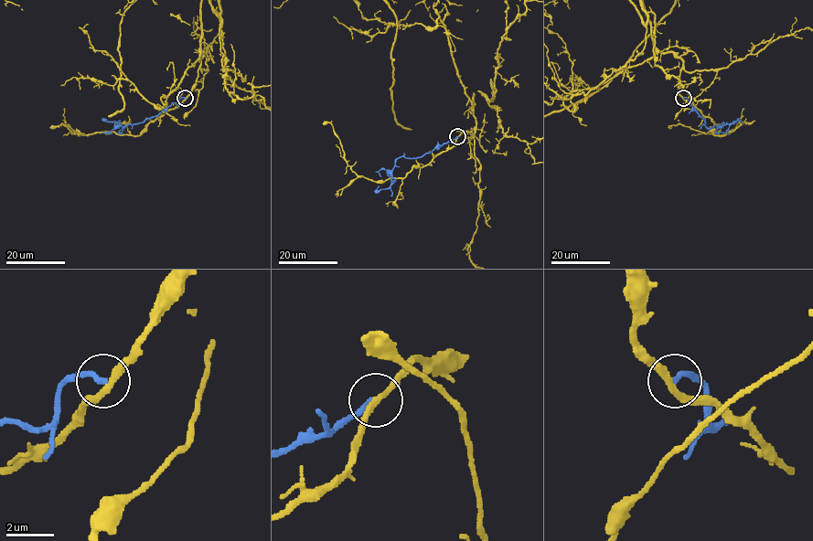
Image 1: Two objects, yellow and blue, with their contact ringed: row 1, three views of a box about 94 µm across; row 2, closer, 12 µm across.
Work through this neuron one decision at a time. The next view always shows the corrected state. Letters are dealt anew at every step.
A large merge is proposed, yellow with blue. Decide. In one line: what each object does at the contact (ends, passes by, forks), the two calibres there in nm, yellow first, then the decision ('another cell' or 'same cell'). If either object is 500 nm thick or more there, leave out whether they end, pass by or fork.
yellow passes by | blue ends | 280/240 nm | another cell

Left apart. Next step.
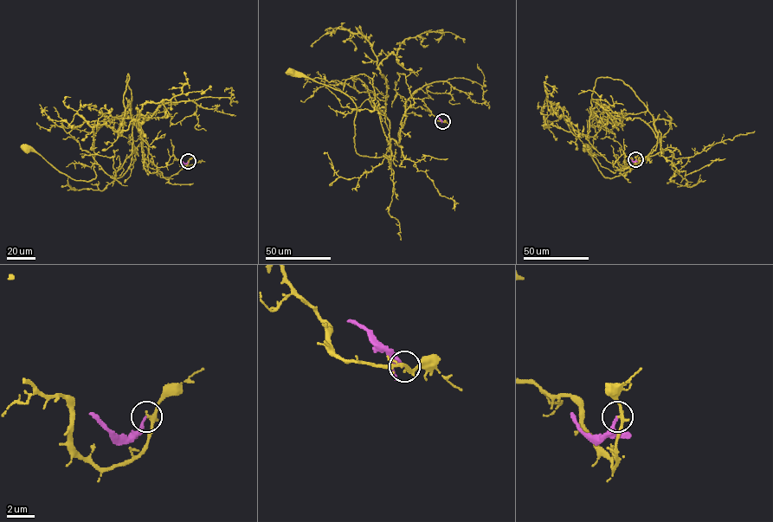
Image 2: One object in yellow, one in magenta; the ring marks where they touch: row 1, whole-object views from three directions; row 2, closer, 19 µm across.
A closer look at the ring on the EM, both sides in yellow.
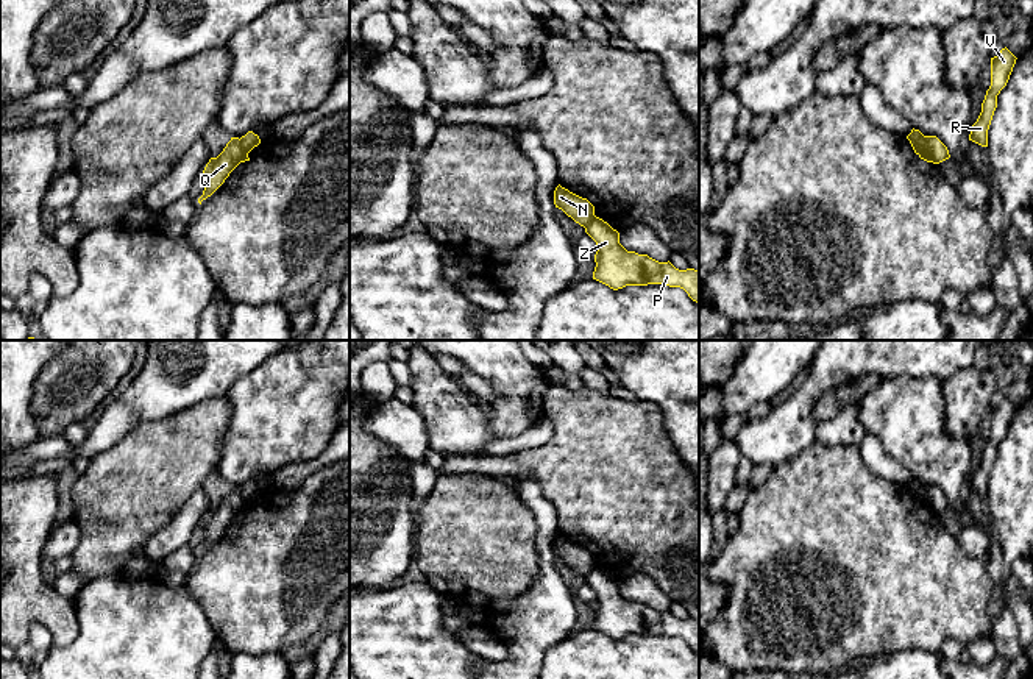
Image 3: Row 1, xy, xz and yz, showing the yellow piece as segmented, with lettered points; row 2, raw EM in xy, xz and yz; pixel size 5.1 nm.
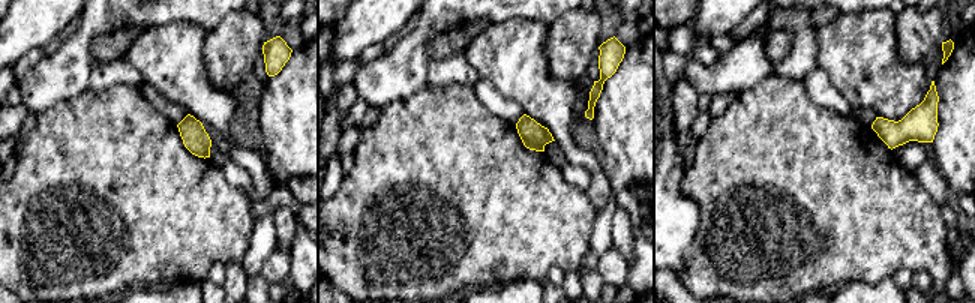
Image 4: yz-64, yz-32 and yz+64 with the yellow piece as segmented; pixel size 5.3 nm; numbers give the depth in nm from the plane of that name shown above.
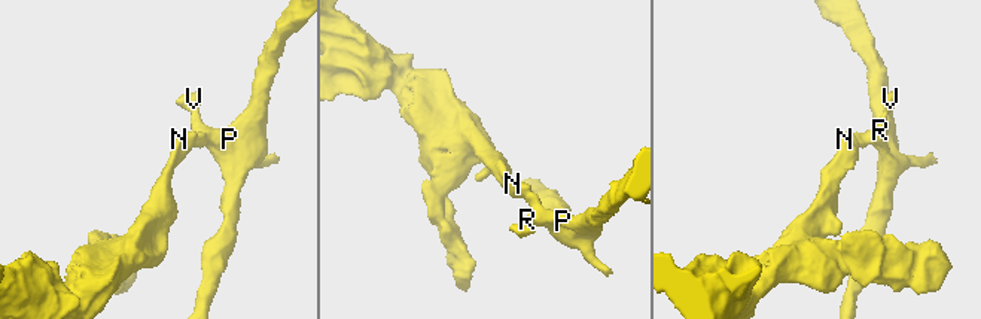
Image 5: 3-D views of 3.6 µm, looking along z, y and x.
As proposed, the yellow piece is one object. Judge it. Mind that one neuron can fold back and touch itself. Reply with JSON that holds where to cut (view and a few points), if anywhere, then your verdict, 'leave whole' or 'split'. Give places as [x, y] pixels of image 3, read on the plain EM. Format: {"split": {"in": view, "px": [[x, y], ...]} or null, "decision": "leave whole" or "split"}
{"split": {"in": "yz", "px": [[926, 486], [932, 511]]}, "decision": "split"}

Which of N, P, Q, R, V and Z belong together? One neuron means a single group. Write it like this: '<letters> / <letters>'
N Q / P R V Z

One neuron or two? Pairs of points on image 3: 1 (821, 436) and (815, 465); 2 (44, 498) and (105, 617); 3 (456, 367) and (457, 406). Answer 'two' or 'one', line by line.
1: two
2: two
3: two

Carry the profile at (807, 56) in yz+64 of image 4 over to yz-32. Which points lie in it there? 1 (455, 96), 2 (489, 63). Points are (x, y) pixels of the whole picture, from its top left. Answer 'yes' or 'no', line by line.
1: no
2: no

